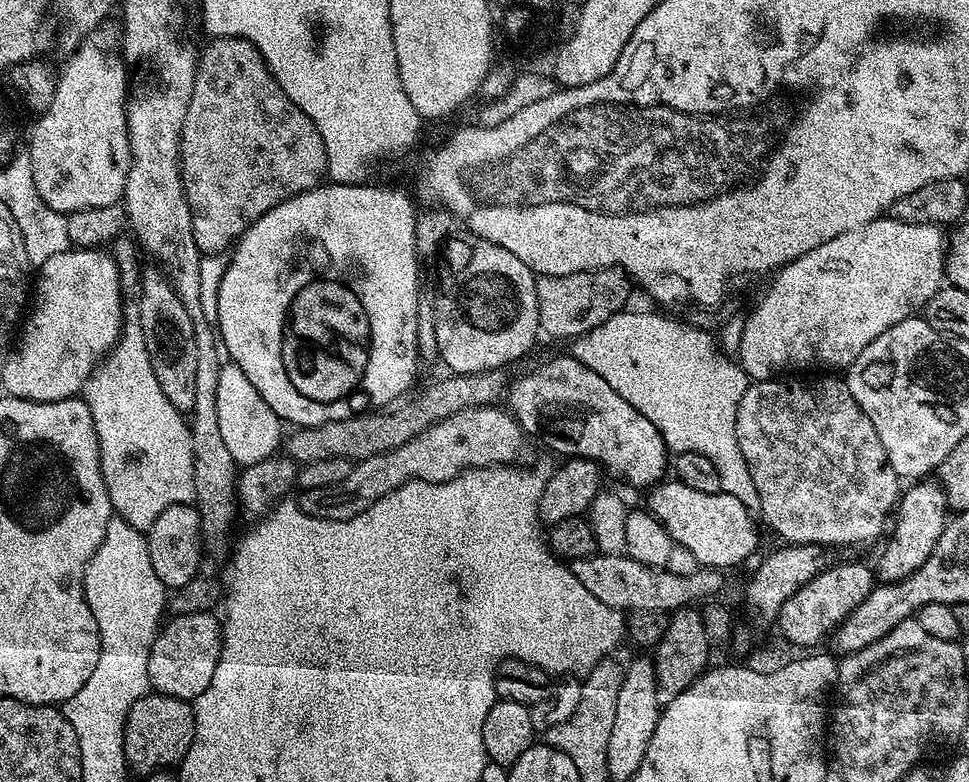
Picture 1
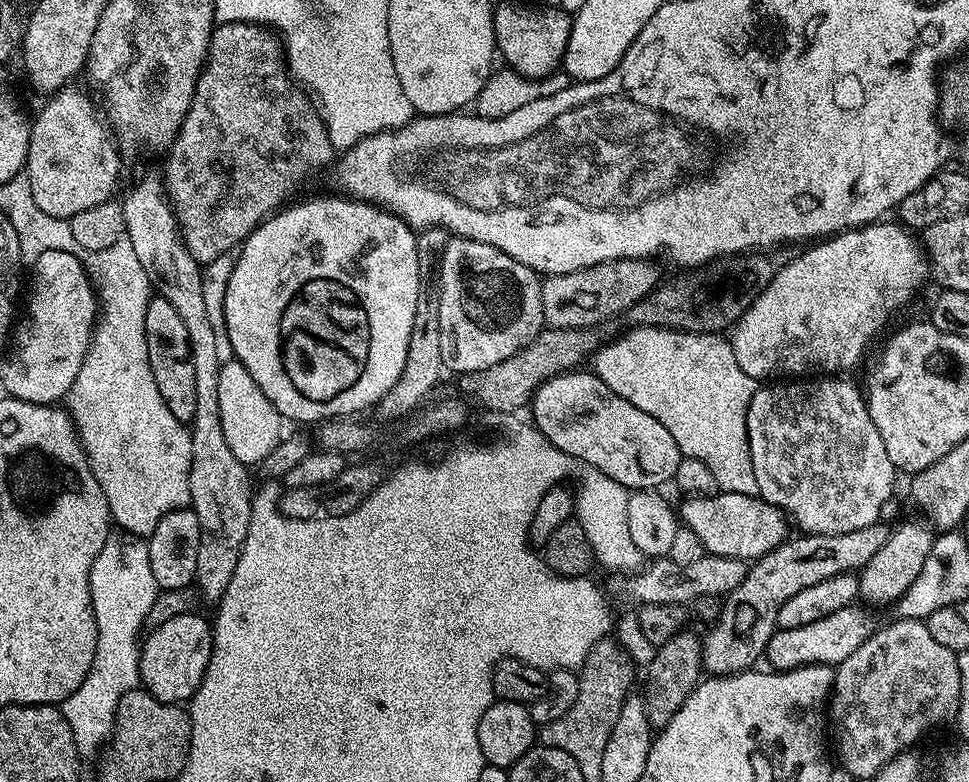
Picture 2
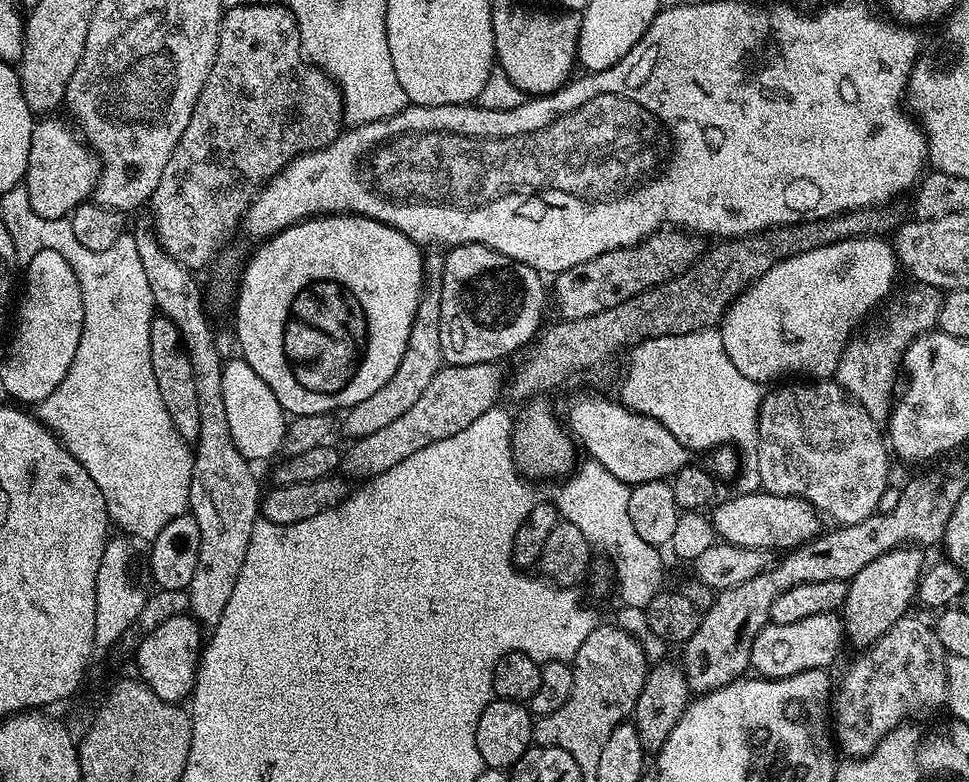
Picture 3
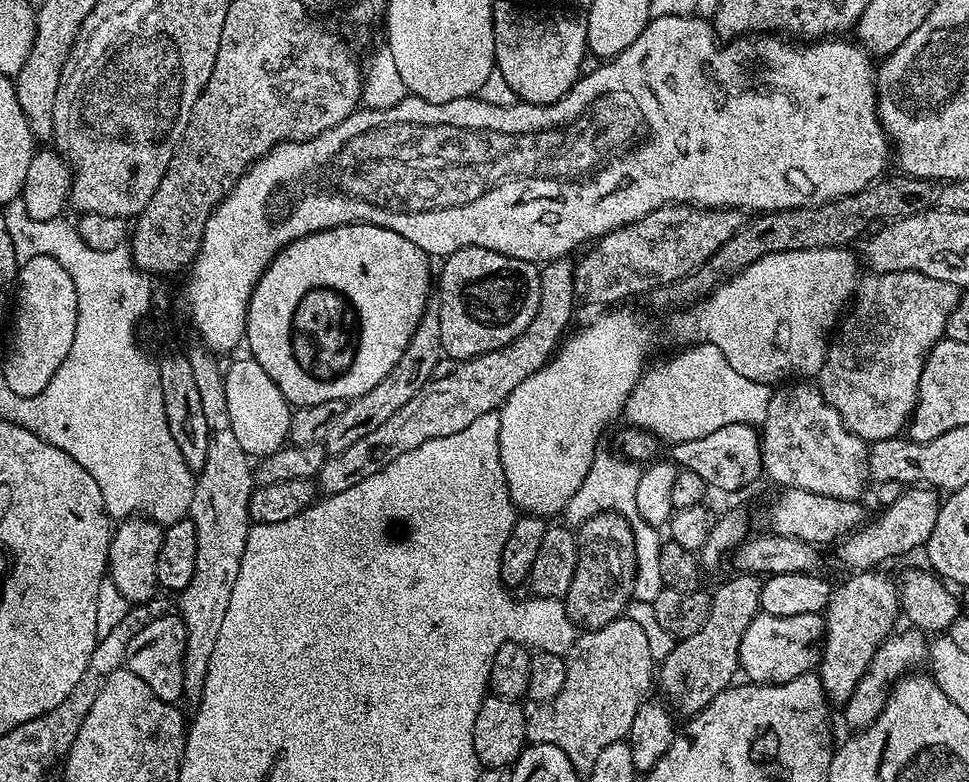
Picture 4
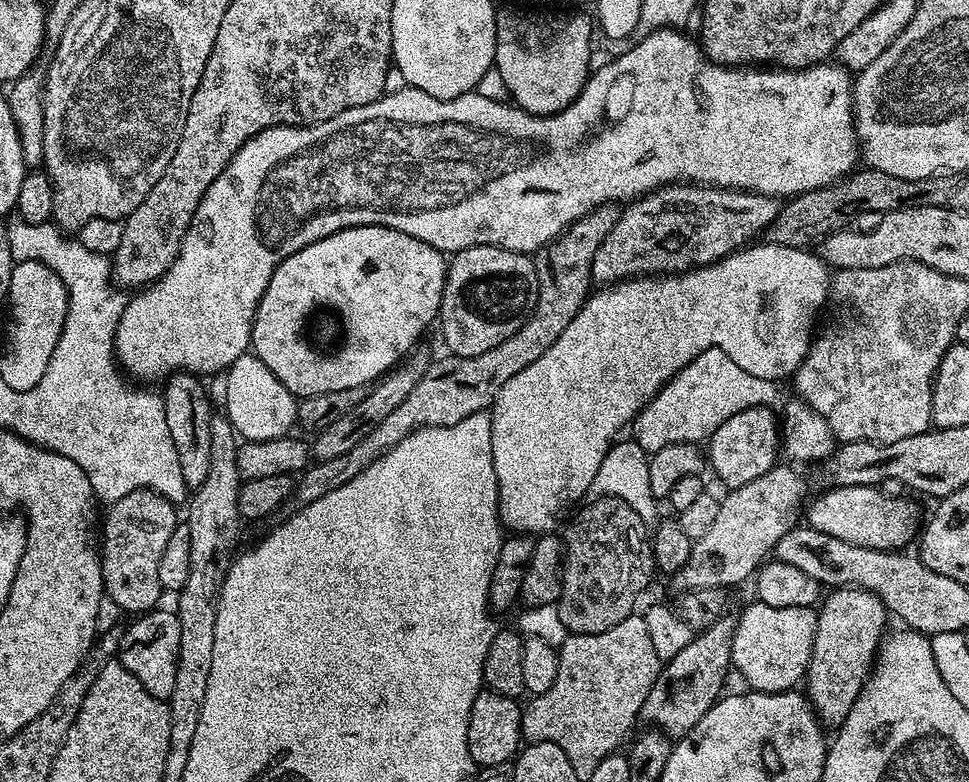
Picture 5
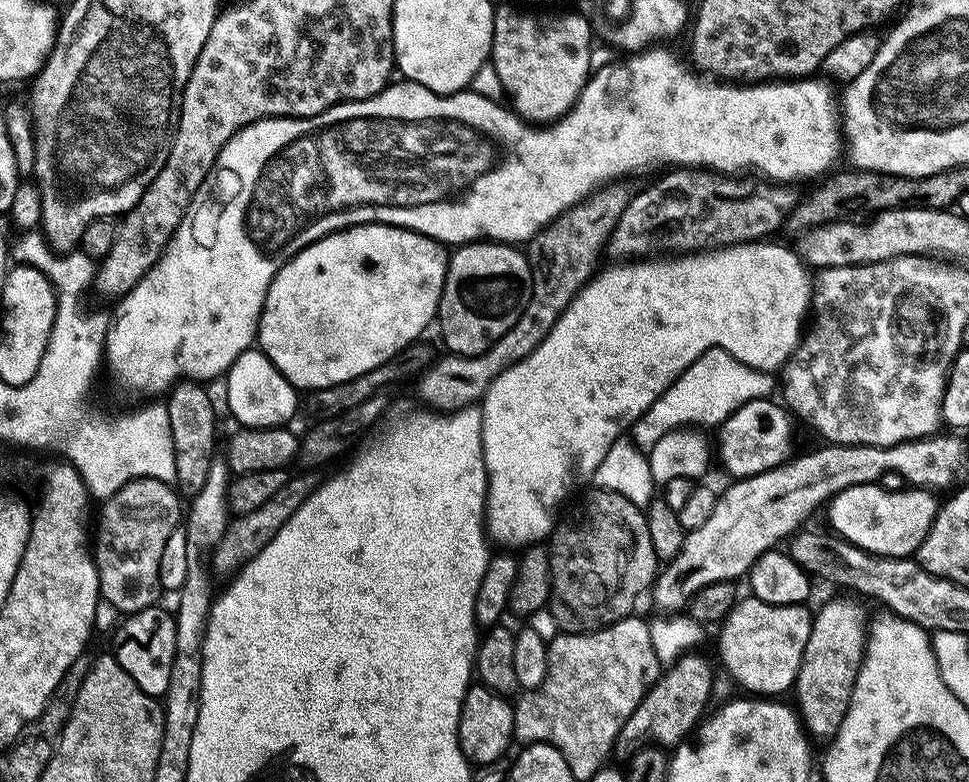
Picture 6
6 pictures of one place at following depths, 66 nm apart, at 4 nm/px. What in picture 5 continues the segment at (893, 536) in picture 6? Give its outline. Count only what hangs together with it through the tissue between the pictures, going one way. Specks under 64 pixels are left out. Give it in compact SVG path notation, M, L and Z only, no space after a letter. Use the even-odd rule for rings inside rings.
M836 486L831 490L833 492L807 505L807 527L834 538L842 538L842 542L881 550L904 550L909 547L907 544L911 540L913 543L917 539L922 528L922 516L920 520L920 508L909 498L888 497L876 486Z

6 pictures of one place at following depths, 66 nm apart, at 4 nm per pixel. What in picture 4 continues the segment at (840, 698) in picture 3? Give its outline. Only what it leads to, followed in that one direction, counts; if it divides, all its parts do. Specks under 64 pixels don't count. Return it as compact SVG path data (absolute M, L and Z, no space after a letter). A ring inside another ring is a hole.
M911 626L905 627L905 632L901 630L893 631L888 639L882 642L882 646L874 654L866 674L858 682L854 694L843 704L844 720L852 727L852 730L863 730L869 728L878 718L878 714L886 706L888 694L892 691L893 684L902 676L909 675L920 663L924 664L928 659L928 649L930 640L919 628Z

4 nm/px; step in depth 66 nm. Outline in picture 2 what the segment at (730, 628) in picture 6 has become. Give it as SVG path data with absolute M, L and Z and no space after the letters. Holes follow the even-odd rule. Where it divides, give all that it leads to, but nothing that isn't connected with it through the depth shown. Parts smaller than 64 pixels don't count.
M853 602L842 610L834 610L834 614L826 614L818 622L810 622L810 626L796 626L777 630L768 643L766 660L776 670L801 668L807 664L831 664L833 666L846 662L866 638L870 638L878 627L878 621L871 616L867 607Z

